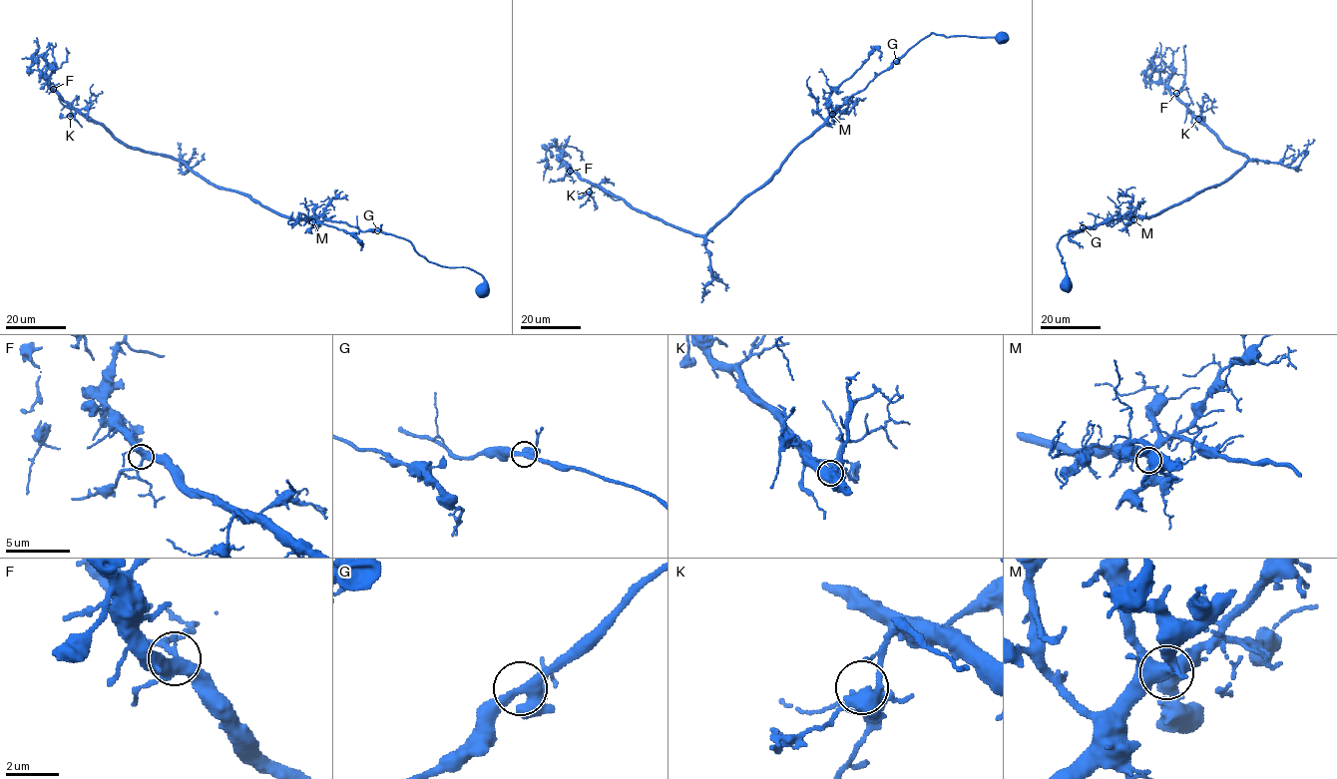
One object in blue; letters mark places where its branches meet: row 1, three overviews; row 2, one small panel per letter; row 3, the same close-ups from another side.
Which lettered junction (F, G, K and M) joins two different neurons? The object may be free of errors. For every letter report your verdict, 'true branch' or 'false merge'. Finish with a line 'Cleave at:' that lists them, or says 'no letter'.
F: true branch
G: true branch
K: true branch
M: true branch
Cleave at: no letter

